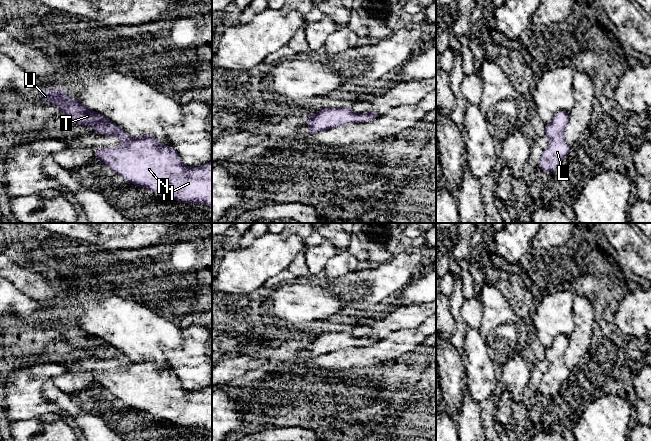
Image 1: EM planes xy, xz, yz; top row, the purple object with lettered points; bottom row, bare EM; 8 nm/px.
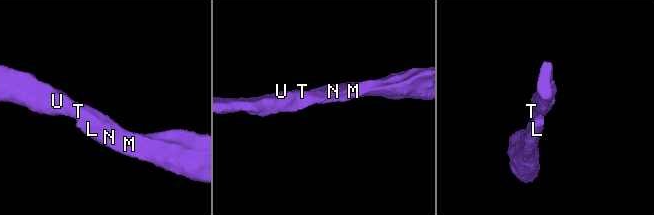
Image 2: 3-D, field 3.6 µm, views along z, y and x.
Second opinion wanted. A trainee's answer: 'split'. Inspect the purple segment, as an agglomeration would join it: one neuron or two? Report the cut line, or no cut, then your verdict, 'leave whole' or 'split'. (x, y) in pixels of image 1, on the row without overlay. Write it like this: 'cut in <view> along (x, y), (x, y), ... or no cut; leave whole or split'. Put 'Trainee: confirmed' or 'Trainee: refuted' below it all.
no cut; leave whole
Trainee: refuted

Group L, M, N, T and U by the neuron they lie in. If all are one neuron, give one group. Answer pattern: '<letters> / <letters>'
L M N T U

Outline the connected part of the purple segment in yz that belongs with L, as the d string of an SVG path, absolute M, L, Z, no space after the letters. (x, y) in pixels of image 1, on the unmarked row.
M560 334L552 345L545 349L545 359L549 362L549 369L539 382L538 392L548 398L558 393L562 383L570 377L571 371L563 361L568 347L569 336Z

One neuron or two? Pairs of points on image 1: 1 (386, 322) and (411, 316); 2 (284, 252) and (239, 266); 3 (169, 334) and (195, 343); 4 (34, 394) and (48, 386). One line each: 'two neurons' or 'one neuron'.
1: one neuron
2: one neuron
3: two neurons
4: two neurons

